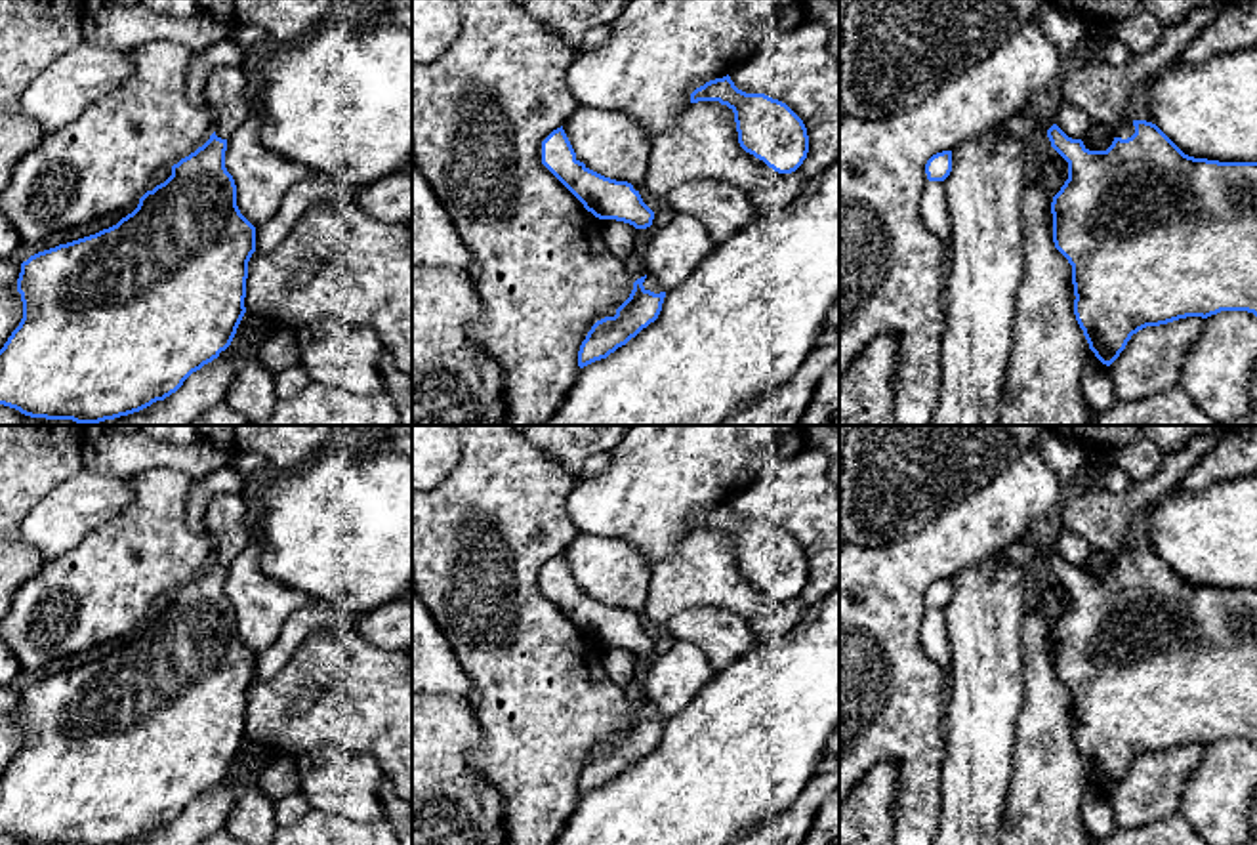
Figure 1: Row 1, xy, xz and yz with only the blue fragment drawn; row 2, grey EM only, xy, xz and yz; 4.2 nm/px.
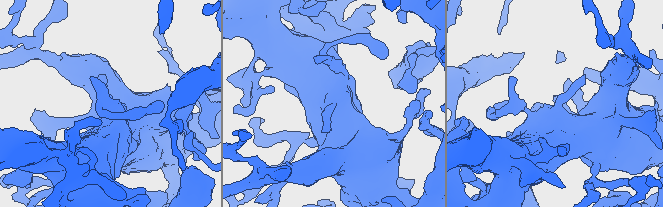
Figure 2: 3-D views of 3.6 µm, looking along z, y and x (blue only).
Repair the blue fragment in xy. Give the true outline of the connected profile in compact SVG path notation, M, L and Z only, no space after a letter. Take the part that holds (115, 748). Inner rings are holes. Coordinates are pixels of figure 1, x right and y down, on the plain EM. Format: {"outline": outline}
{"outline": "M240 494L214 496L204 525L214 538L214 561L172 593L172 603L147 618L137 635L95 662L38 679L21 690L17 719L23 746L0 776L0 832L31 845L120 845L175 820L183 809L225 778L246 740L248 689L256 654L237 633L237 612L225 595L227 567L248 546Z"}

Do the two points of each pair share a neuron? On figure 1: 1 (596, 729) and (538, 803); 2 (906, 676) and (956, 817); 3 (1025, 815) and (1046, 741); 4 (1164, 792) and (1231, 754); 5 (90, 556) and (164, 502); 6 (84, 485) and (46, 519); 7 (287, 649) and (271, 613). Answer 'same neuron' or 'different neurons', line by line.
1: same neuron
2: different neurons
3: same neuron
4: different neurons
5: same neuron
6: same neuron
7: different neurons

